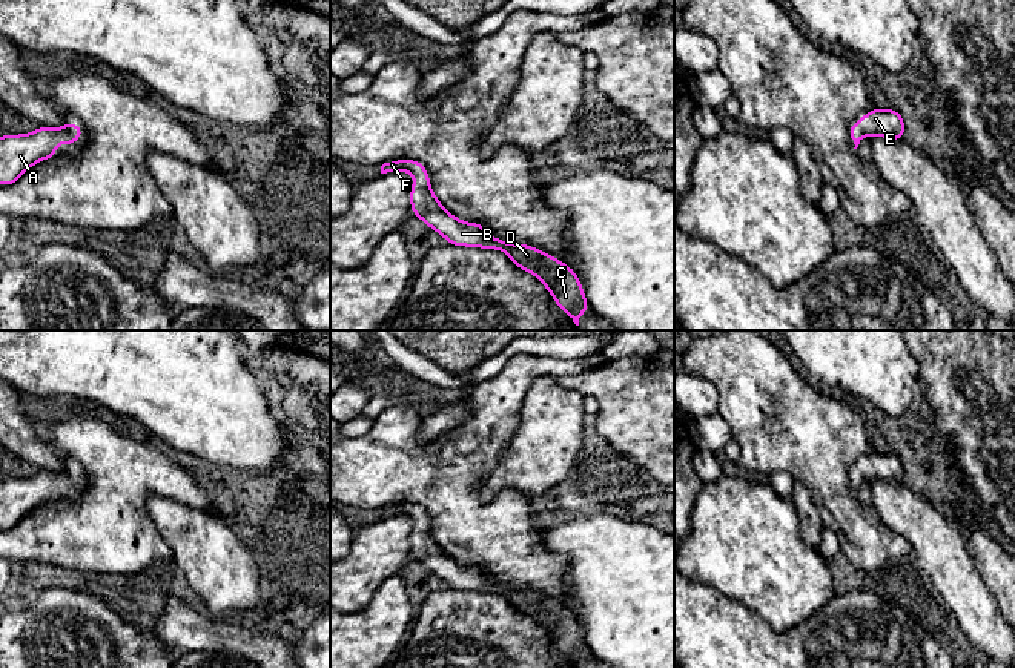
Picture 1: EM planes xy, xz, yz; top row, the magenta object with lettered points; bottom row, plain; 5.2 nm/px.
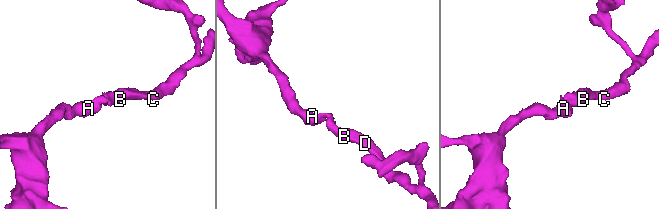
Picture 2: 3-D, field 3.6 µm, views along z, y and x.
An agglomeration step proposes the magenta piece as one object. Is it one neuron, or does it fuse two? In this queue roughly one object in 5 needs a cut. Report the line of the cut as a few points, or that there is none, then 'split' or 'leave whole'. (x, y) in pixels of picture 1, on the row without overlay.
no cut; leave whole

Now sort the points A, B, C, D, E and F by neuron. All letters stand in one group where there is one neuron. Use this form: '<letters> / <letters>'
A B C D E F

